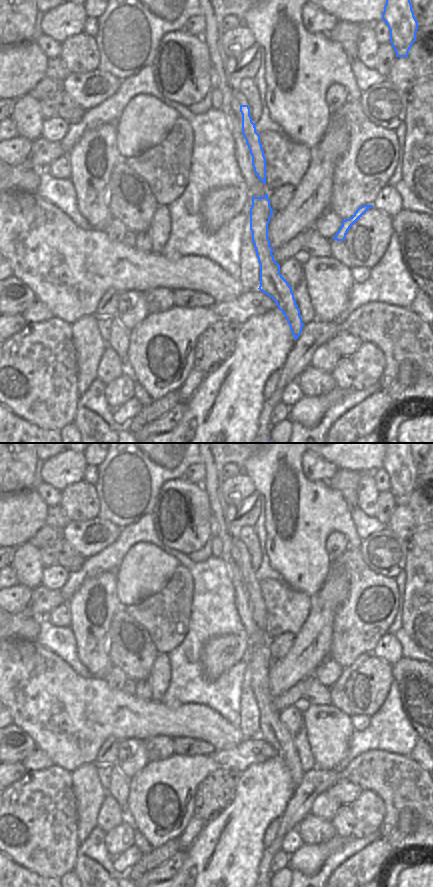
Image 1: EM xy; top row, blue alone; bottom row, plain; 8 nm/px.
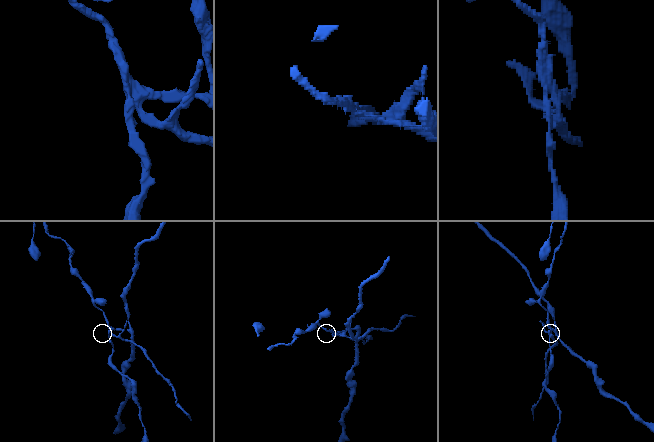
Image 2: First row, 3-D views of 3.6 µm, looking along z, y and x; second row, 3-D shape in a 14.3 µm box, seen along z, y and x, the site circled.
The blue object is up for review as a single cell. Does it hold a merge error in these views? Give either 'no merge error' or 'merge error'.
merge error

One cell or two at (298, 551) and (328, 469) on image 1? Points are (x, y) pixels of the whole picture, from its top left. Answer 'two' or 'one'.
two

